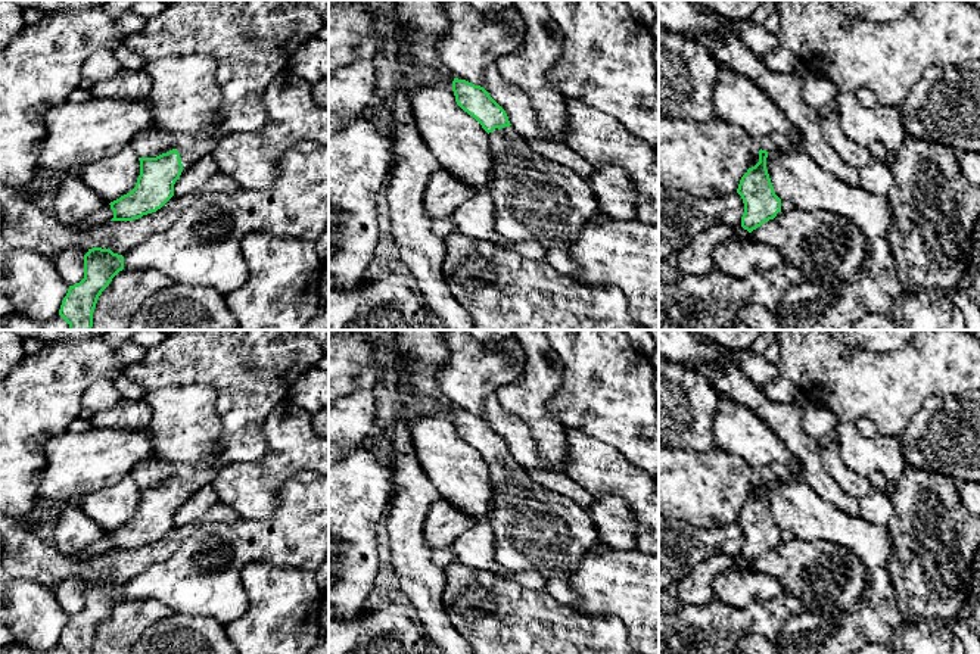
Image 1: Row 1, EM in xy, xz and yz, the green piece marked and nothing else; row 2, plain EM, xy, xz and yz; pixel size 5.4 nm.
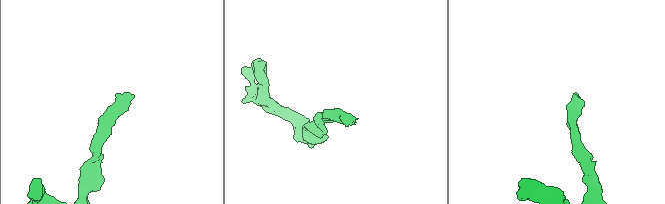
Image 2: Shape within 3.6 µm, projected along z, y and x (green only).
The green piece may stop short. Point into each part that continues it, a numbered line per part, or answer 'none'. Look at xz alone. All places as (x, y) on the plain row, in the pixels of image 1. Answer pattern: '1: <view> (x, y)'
1: xz (537, 529)

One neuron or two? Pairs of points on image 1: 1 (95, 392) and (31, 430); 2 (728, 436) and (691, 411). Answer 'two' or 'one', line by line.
1: two
2: two

